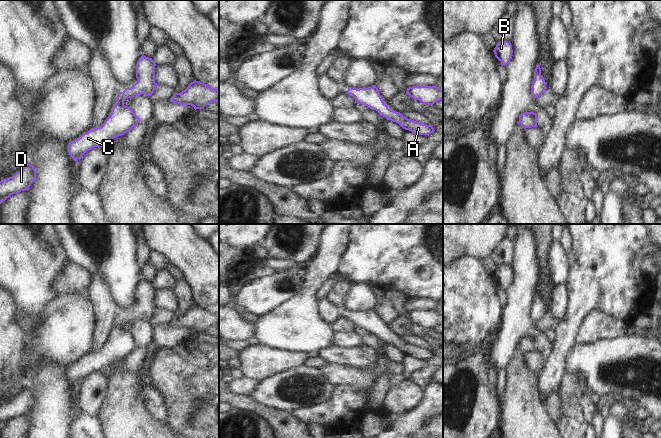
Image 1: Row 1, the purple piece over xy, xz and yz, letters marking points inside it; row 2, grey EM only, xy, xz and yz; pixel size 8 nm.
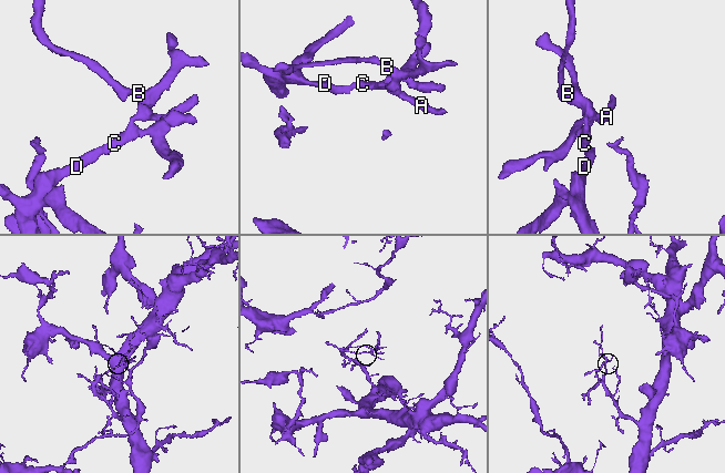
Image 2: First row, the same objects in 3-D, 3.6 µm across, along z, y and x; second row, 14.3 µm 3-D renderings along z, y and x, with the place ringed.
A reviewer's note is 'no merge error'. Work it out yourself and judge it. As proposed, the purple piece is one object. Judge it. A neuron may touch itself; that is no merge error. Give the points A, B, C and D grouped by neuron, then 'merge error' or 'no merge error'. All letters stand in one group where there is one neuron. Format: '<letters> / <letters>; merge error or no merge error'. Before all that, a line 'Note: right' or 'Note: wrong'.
Note: right
A B C D; no merge error

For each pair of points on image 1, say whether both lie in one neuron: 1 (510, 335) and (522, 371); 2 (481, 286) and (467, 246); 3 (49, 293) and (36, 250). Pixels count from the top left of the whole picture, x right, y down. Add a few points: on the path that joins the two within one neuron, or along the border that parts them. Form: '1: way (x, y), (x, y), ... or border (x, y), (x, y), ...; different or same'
1: border (518, 340), (505, 368); different
2: border (481, 260), (461, 257), (453, 264); different
3: way (38, 282), (36, 280), (36, 261); same

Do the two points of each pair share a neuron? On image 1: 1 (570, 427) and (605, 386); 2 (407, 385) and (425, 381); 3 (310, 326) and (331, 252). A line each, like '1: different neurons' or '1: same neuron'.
1: different neurons
2: different neurons
3: same neuron

